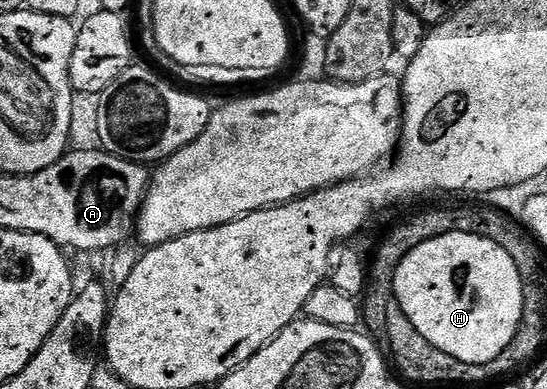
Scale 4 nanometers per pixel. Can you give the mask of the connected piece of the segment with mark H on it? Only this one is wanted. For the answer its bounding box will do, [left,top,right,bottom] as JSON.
[394,233,525,366]

